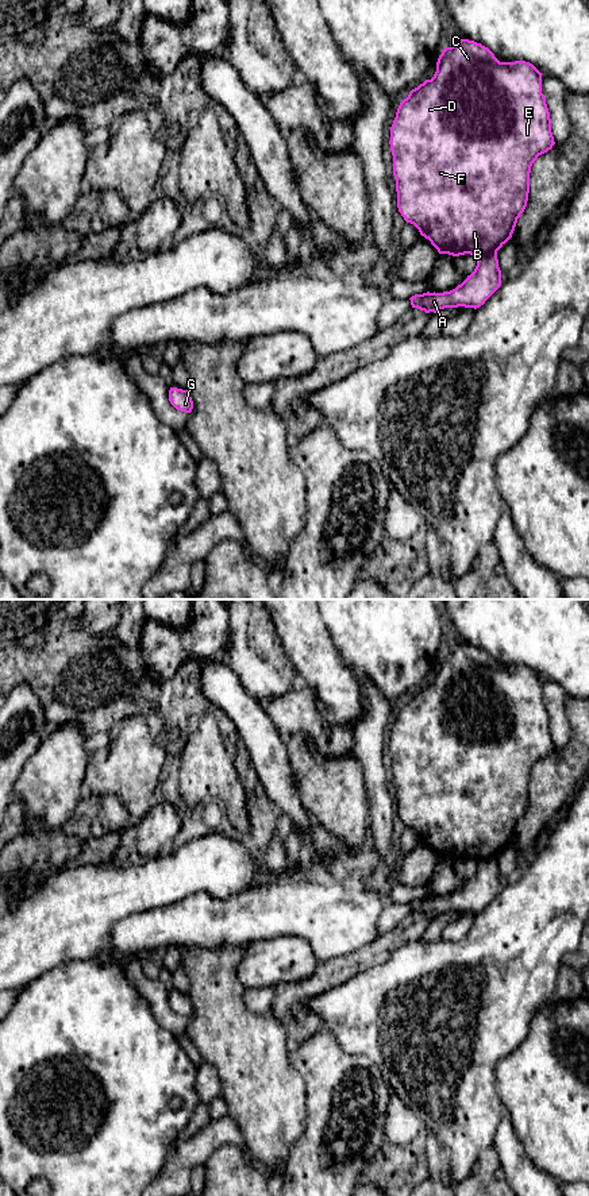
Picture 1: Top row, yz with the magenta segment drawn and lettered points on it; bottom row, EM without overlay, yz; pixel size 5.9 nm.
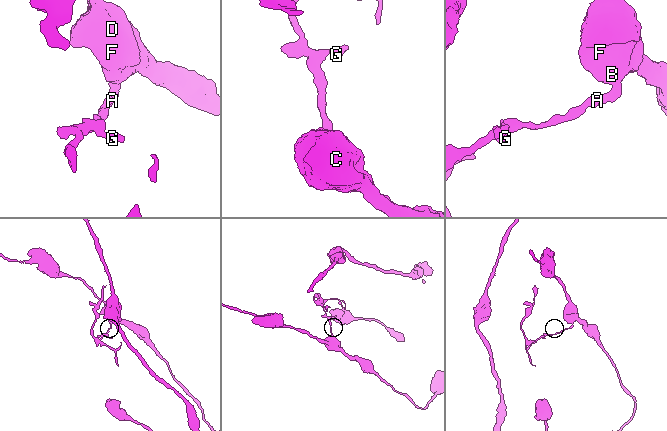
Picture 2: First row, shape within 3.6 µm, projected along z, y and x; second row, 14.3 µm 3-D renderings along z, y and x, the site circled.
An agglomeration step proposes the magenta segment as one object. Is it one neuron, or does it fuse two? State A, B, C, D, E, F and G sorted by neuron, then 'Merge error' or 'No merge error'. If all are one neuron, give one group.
Groups: A G / B C D E F. Merge error

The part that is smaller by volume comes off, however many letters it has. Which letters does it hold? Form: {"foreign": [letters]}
{"foreign": ["A", "G"]}

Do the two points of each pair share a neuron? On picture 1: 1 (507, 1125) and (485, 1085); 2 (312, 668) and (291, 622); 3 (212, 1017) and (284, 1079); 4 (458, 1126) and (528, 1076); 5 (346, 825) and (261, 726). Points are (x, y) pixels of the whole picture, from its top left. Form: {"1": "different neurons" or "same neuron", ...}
{"1": "different neurons", "2": "same neuron", "3": "same neuron", "4": "different neurons", "5": "different neurons"}

